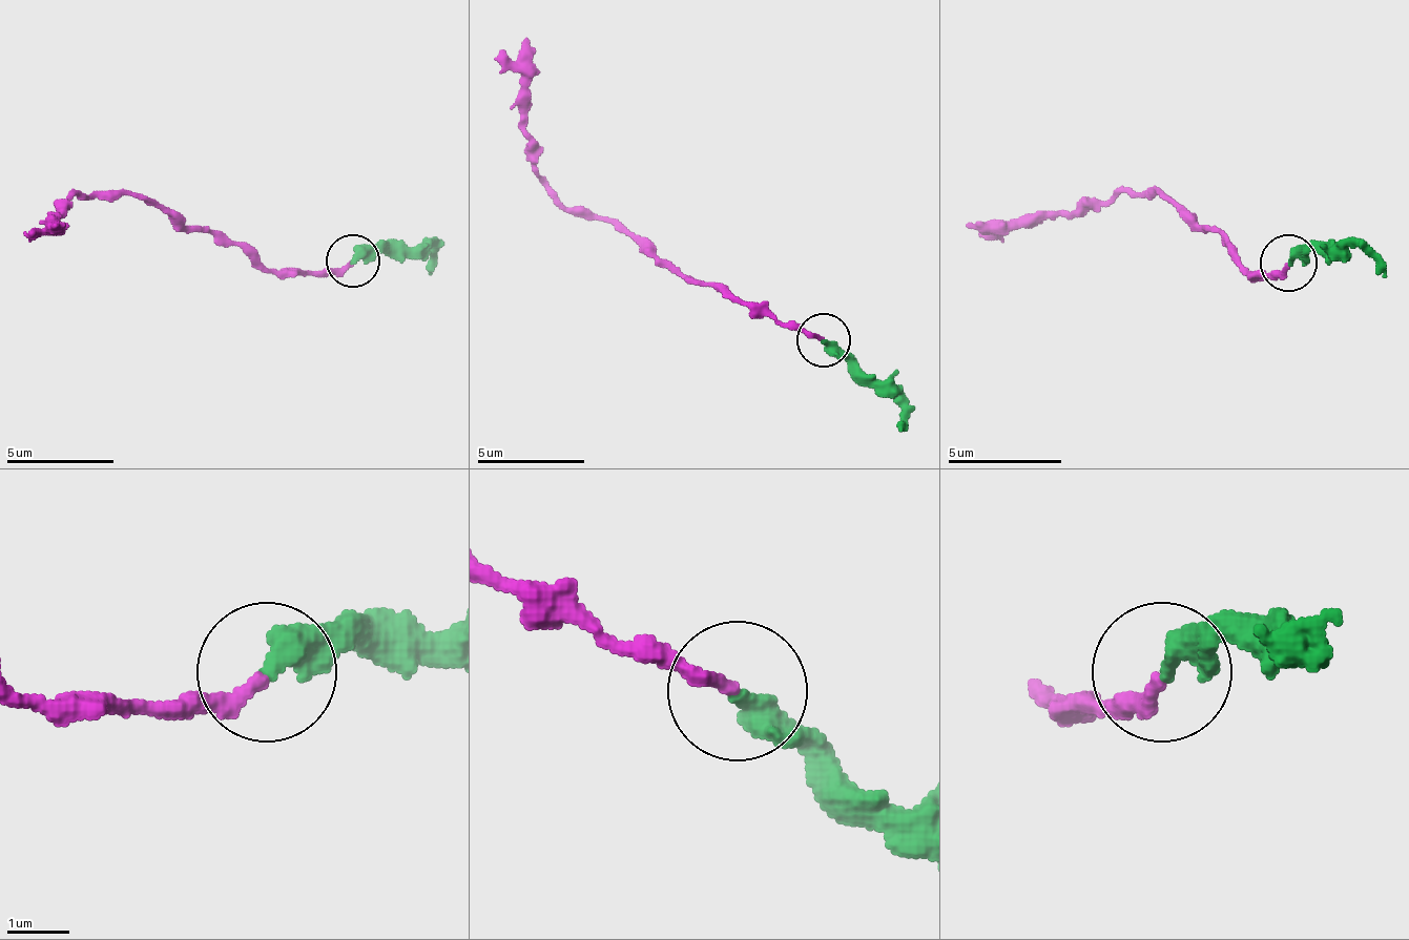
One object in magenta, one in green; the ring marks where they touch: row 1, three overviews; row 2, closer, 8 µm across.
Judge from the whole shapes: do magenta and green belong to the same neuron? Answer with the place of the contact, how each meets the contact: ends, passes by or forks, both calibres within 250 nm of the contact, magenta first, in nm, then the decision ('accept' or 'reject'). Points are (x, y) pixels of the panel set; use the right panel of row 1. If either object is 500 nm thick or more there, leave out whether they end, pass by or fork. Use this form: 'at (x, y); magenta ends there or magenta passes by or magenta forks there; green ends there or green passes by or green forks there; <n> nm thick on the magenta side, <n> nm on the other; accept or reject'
at (1288, 263); magenta ends there; green ends there; 240 nm thick on the magenta side, 440 nm on the other; accept

